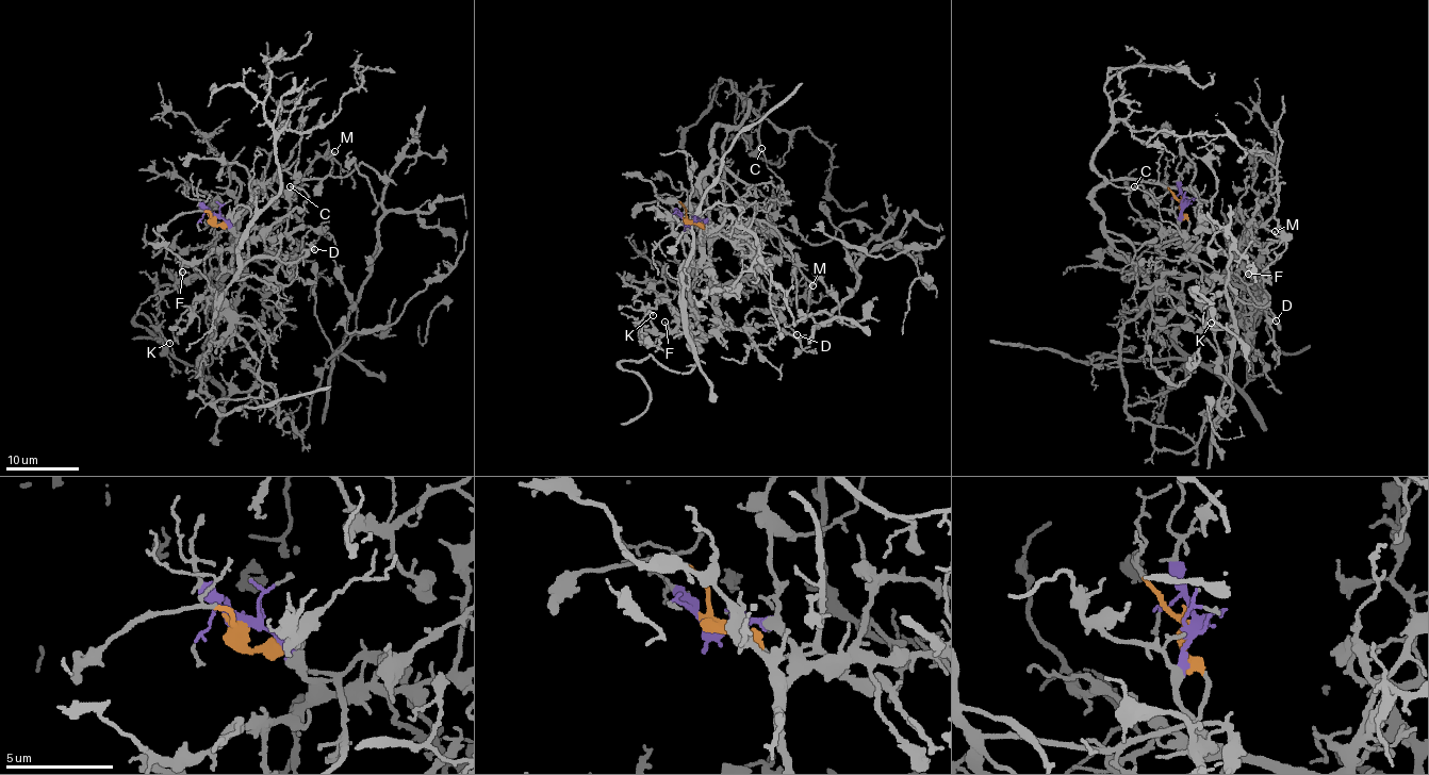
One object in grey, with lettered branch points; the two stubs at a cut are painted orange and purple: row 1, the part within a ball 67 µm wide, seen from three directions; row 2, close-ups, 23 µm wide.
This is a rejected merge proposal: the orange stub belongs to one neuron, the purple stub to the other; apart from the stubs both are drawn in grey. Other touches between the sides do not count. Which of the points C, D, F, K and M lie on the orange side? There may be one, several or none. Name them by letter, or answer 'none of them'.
none of them

